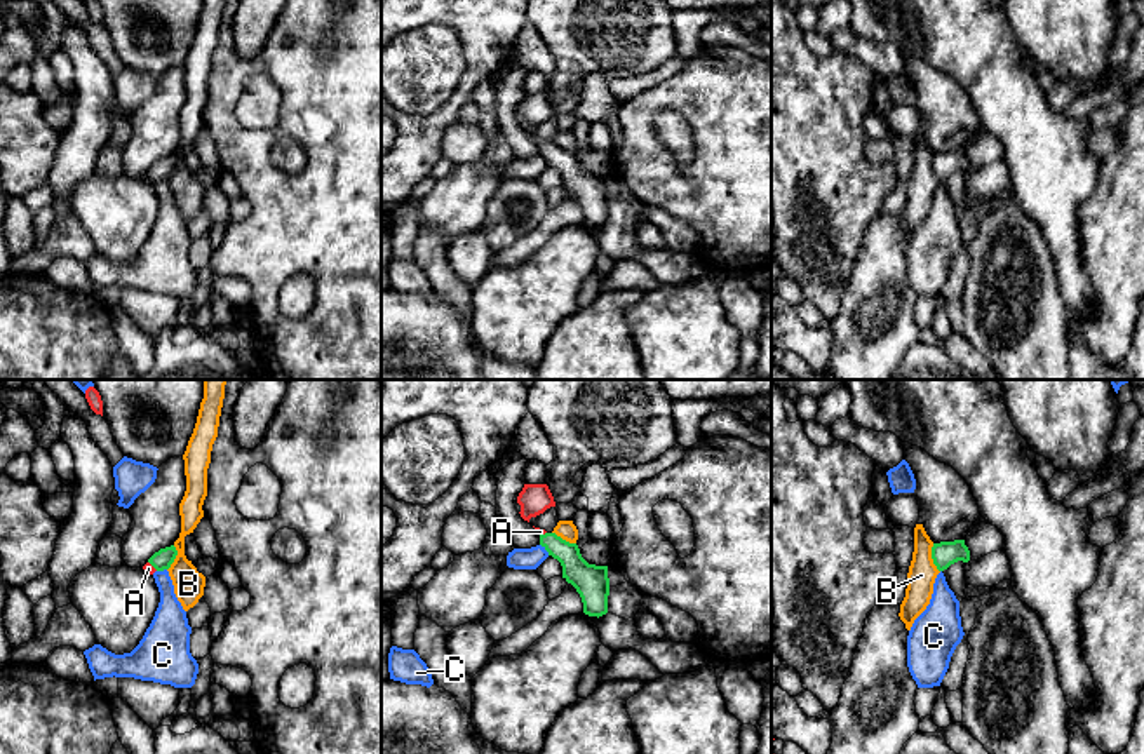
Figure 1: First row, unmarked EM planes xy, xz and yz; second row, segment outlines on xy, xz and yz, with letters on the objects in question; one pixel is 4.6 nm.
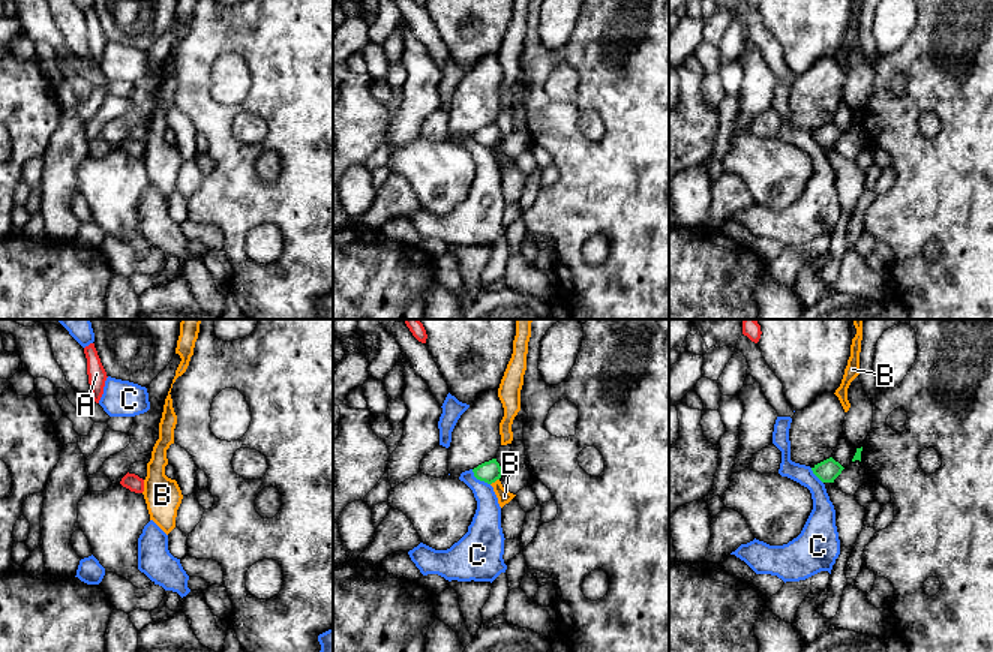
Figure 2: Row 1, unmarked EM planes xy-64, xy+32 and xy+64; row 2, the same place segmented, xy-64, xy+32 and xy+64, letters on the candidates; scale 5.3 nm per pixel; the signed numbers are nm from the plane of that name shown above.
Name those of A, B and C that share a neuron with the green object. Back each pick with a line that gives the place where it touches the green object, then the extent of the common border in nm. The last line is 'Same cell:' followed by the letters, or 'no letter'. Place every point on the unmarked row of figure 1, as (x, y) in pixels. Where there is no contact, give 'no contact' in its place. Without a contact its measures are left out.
A: xy (154, 176) | 60 nm
Same cell: A

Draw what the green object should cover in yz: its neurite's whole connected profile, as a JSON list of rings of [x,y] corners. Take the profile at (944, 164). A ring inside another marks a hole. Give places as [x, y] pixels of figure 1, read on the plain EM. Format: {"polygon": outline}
{"polygon": [[[965,150],[940,151],[932,157],[932,169],[939,181],[947,179],[951,174],[970,171],[970,160],[965,155]]]}

